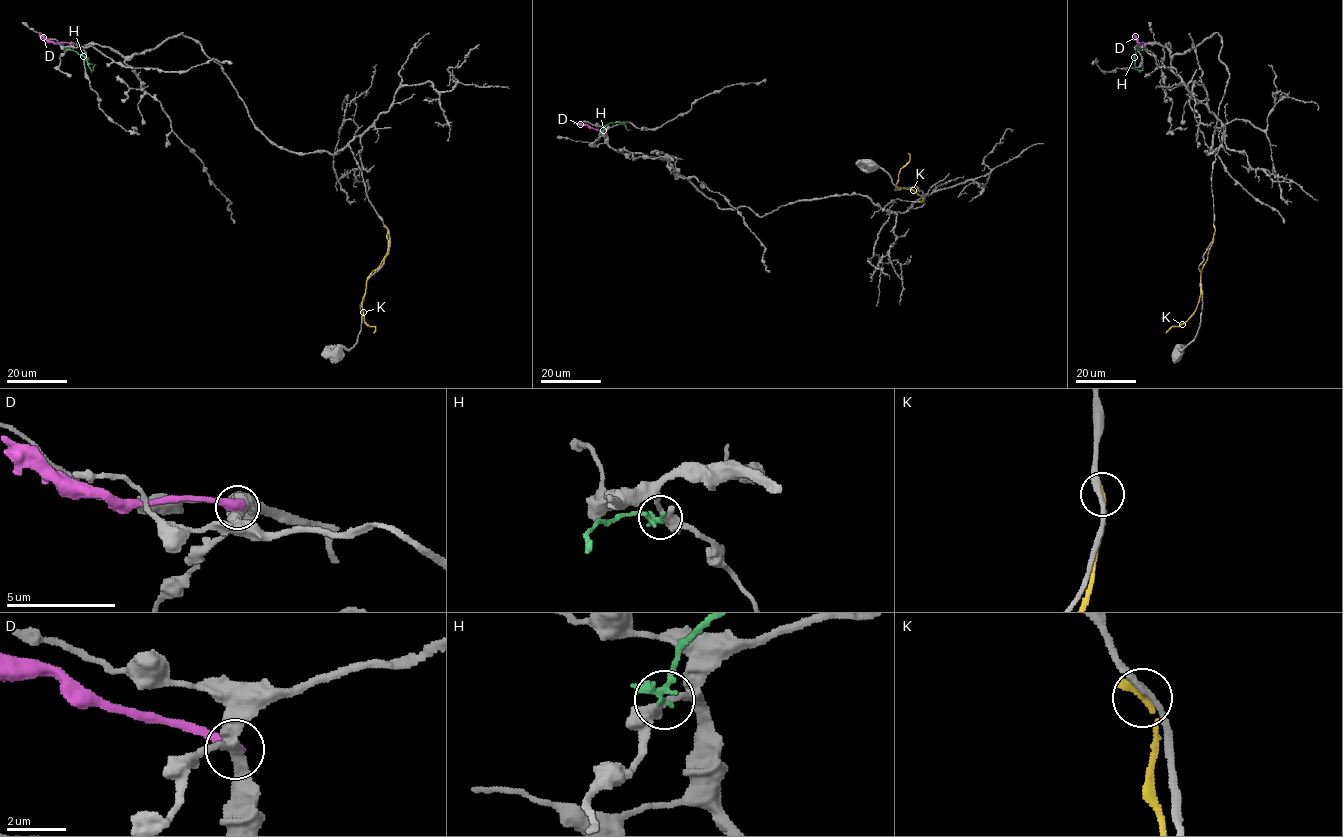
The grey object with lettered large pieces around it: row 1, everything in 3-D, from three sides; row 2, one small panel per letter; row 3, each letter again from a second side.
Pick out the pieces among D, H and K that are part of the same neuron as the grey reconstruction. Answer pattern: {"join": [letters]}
{"join": []}

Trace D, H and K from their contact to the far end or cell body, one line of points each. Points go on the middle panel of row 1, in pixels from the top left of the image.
D: (606, 132), (573, 120)
H: (602, 132), (611, 123), (624, 122), (630, 129)
K: (921, 202), (921, 196), (897, 186), (900, 171), (909, 160), (908, 153)

